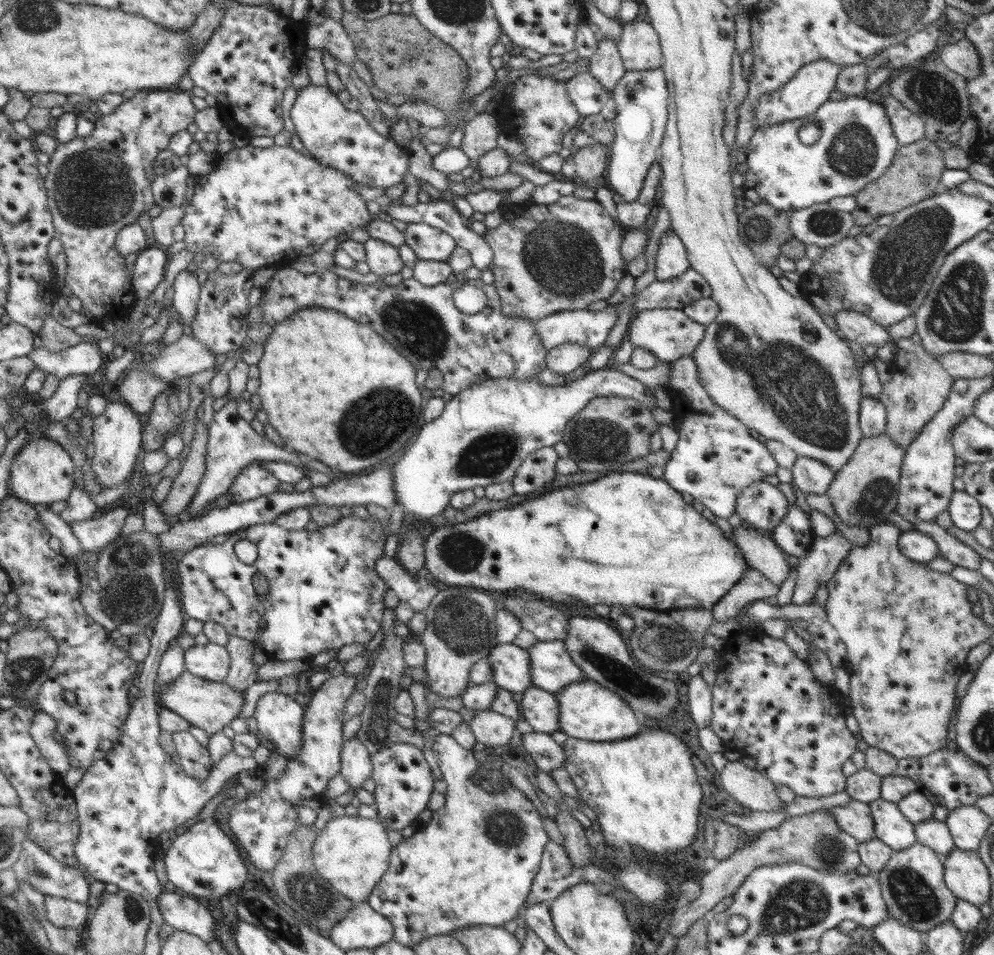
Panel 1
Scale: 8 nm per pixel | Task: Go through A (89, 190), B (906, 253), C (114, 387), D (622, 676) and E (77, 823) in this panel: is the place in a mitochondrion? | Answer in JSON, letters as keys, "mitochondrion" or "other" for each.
{"A":"mitochondrion","B":"mitochondrion","C":"other","D":"mitochondrion","E":"other"}

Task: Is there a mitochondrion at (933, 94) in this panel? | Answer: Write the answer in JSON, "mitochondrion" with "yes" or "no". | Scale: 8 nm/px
{"mitochondrion":"yes"}

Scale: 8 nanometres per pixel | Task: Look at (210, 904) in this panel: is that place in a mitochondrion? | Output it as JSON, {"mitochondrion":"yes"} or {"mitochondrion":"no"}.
{"mitochondrion":"no"}

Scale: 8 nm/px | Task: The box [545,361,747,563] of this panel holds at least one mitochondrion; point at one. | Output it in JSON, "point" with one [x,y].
{"point":[599,441]}

